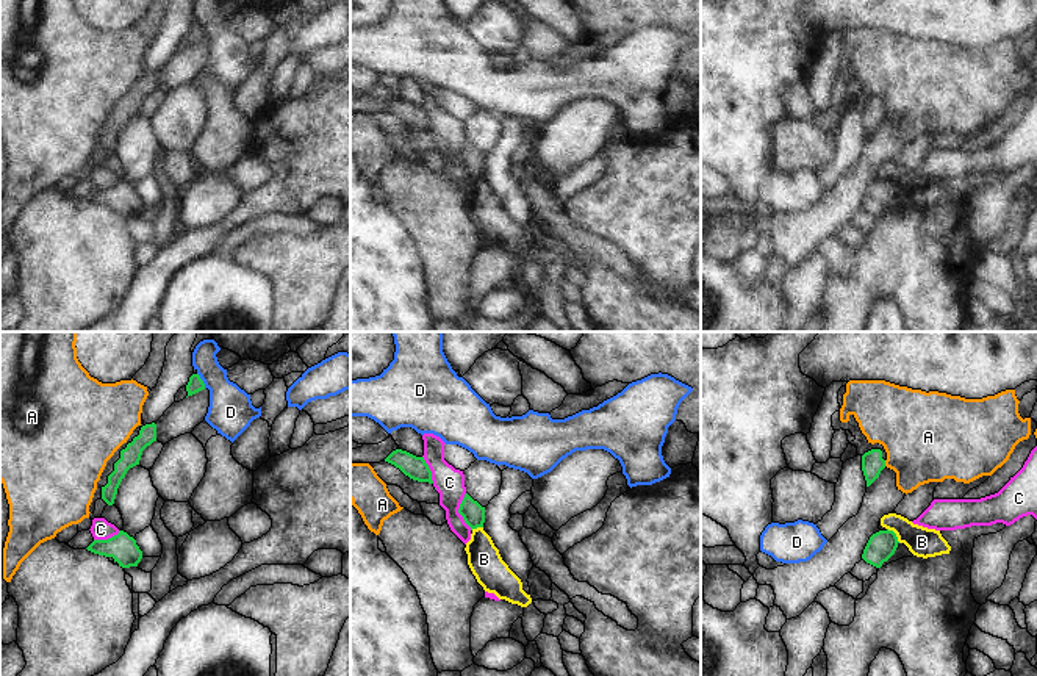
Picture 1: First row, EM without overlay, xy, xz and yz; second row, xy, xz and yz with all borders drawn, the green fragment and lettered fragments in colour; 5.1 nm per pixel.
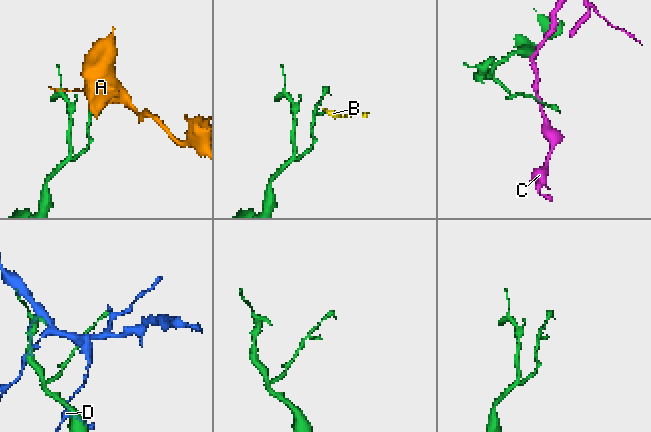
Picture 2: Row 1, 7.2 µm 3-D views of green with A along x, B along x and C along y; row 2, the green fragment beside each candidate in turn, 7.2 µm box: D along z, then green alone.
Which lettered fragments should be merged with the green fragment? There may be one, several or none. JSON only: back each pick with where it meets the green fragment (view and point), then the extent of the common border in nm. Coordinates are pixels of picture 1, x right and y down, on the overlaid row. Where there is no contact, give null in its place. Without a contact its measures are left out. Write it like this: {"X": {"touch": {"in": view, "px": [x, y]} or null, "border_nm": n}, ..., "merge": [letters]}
{"merge": []}

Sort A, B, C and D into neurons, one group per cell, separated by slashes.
A / B / C / D

